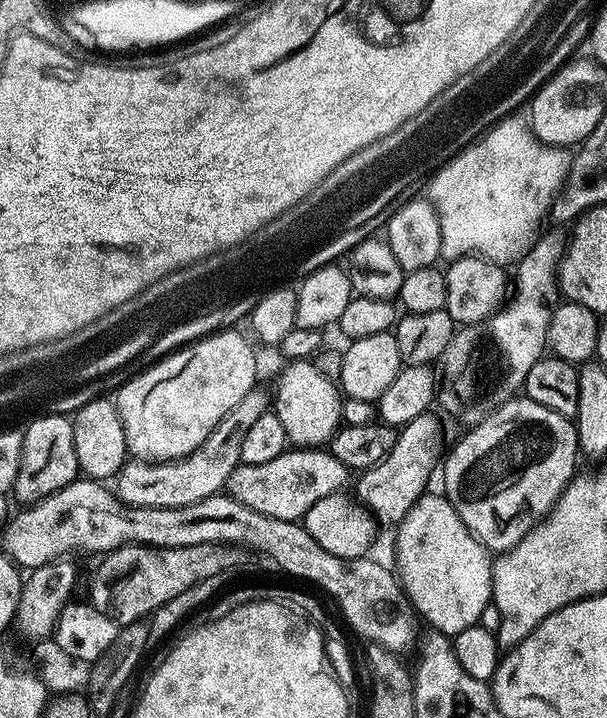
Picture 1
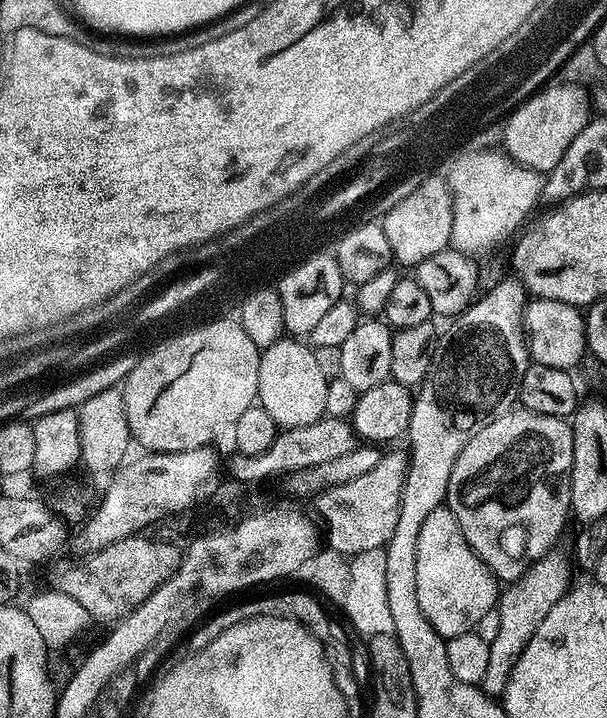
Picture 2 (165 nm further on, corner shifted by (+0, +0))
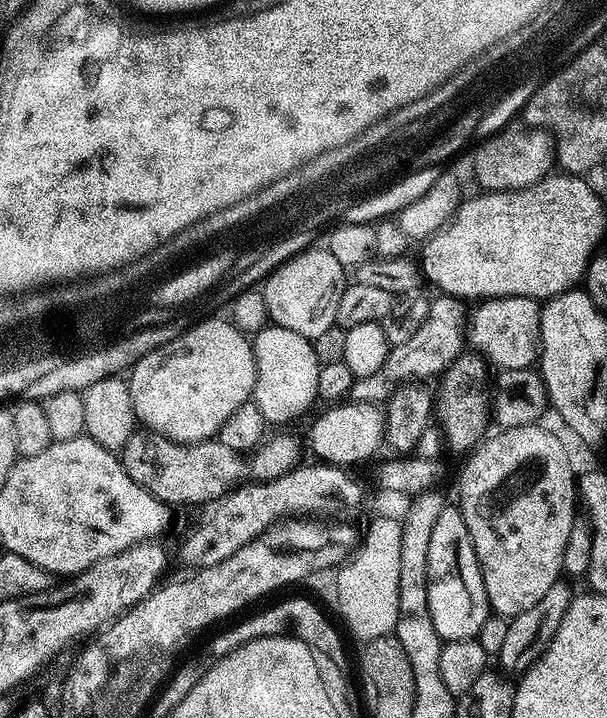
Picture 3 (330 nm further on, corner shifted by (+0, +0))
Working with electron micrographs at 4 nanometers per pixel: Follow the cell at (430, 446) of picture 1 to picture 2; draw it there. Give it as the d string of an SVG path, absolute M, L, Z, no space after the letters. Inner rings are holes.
M388 452L382 456L374 470L355 478L352 482L331 489L330 495L324 500L329 512L342 506L344 512L353 516L359 525L358 534L353 537L343 537L341 530L336 530L335 541L339 548L359 549L364 552L367 548L384 548L387 545L394 534L394 526L398 526L400 495L404 489L404 475L408 472L408 462L407 455L399 456L396 452Z

